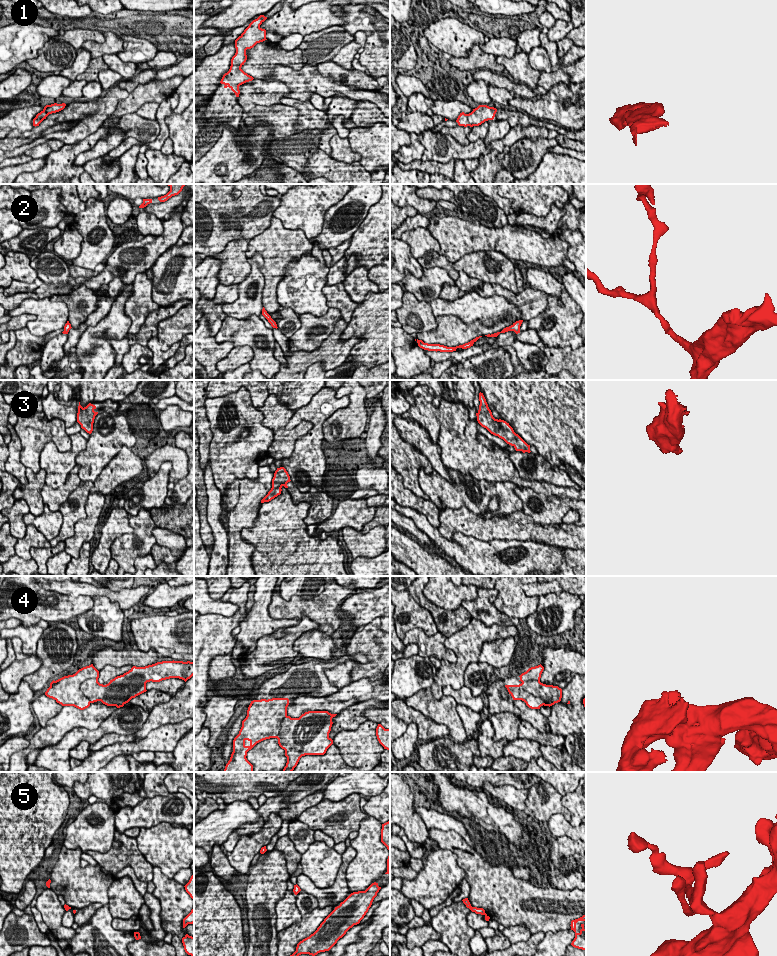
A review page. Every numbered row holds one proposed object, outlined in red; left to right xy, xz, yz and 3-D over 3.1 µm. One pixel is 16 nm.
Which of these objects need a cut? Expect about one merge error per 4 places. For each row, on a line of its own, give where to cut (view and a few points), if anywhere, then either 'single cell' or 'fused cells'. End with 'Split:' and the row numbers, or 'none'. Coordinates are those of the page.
1: no cut | single cell
2: no cut | single cell
3: no cut | single cell
4: yz (523, 681), (522, 687), (533, 695), (539, 696), (544, 704) | fused cells
5: no cut | single cell
Split: 4

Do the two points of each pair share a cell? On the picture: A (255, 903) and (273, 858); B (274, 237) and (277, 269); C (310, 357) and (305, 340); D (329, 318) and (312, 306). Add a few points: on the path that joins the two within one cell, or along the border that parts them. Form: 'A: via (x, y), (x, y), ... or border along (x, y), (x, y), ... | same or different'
A: via (262, 892), (267, 884), (271, 869) | same
B: via (277, 245), (277, 261) | same
C: border along (327, 337), (317, 348), (311, 351), (289, 350) | different
D: border along (329, 307), (319, 316), (300, 314) | different

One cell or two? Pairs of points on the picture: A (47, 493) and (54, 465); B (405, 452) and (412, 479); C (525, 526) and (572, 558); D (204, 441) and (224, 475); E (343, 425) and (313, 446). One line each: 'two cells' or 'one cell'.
A: two cells
B: one cell
C: two cells
D: two cells
E: two cells

